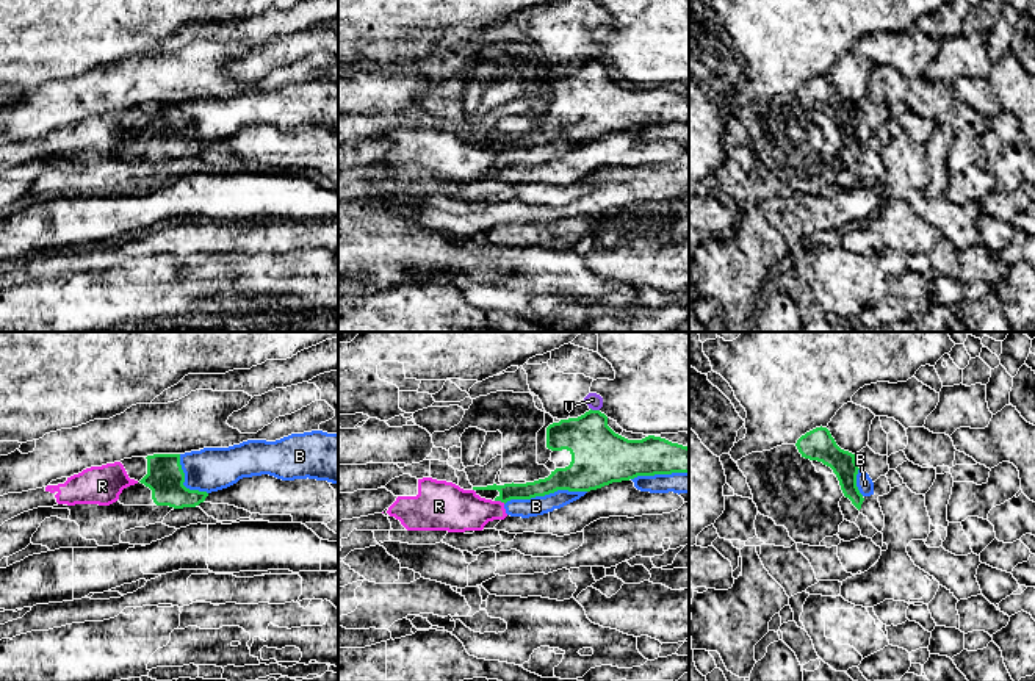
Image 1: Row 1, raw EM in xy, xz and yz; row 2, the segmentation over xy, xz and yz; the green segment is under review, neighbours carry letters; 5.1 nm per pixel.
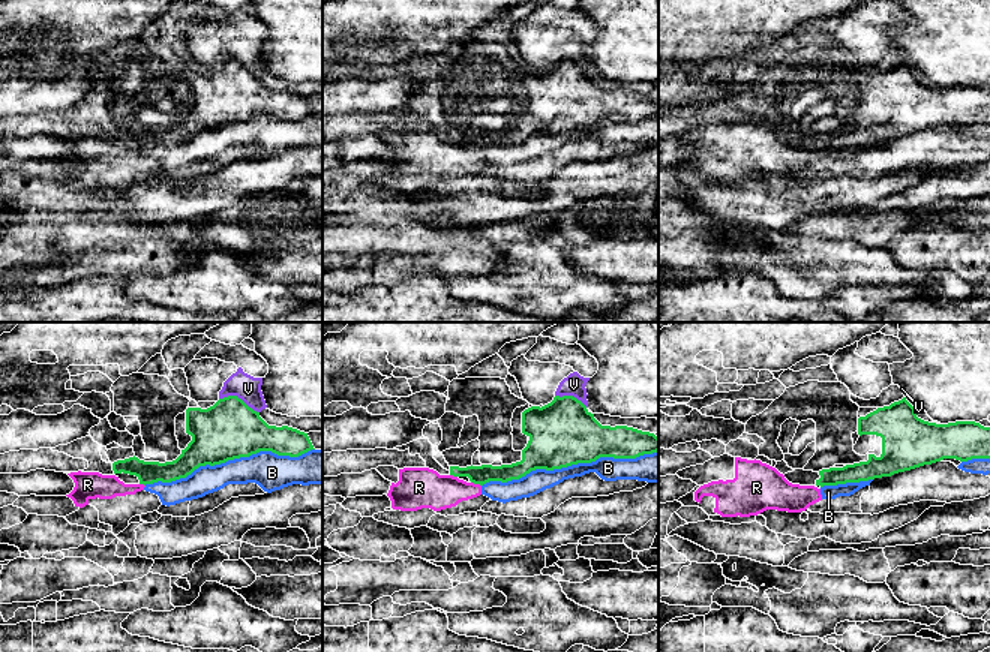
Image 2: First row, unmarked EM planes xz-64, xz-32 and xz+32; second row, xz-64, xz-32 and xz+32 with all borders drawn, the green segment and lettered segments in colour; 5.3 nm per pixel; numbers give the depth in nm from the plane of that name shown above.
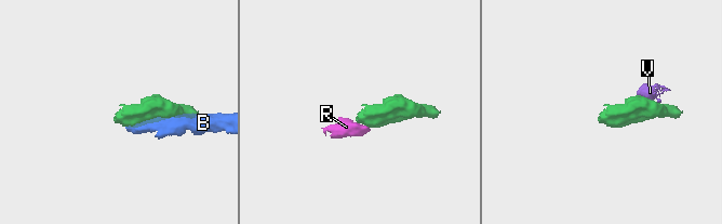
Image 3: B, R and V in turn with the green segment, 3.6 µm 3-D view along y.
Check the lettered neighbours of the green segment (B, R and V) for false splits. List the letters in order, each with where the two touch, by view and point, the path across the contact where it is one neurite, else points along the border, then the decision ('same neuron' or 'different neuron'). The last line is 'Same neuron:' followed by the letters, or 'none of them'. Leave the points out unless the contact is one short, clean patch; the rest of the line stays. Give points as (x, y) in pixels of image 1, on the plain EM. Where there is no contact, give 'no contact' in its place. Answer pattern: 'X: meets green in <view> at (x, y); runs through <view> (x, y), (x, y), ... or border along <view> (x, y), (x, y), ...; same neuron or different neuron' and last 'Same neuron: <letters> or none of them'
B: meets green in xz at (545, 143); different neuron
R: meets green in xz at (500, 149); border along xz (495, 149), (504, 152); different neuron
V: meets green in xz at (595, 60); border along xz (591, 57), (598, 60); different neuron
Same neuron: none of them

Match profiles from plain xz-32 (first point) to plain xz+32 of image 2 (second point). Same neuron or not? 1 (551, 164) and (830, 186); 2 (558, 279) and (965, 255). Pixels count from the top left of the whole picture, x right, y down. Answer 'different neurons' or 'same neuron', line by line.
1: different neurons
2: different neurons

